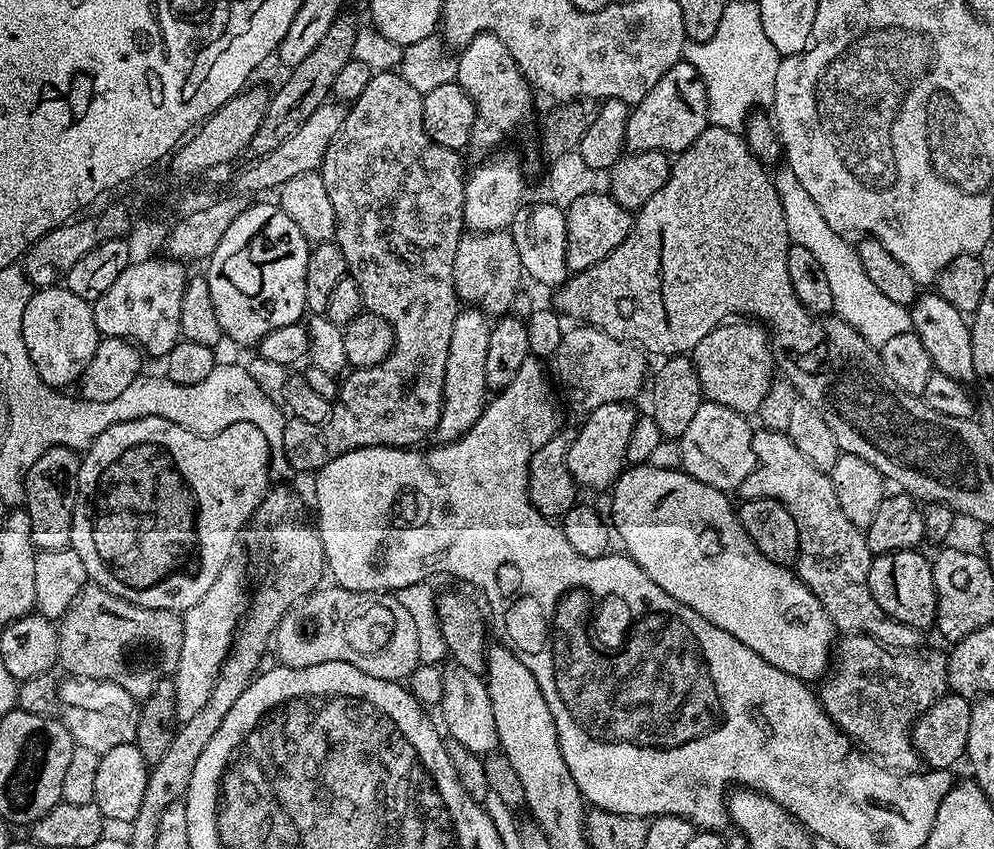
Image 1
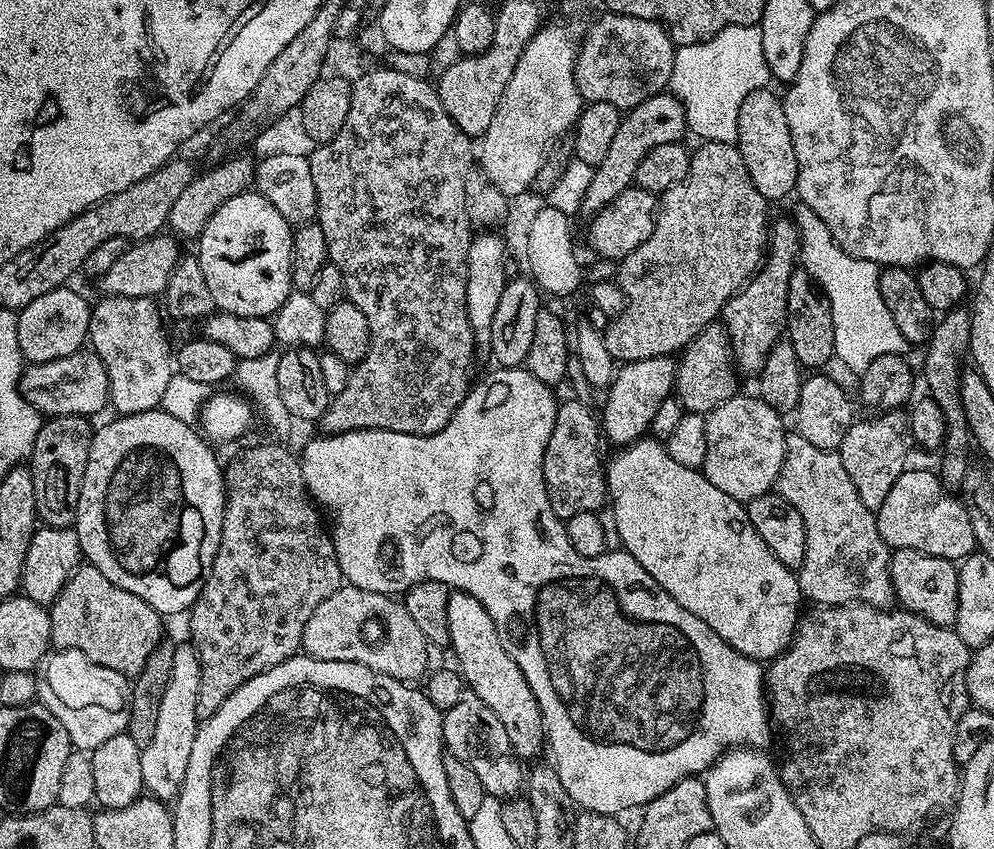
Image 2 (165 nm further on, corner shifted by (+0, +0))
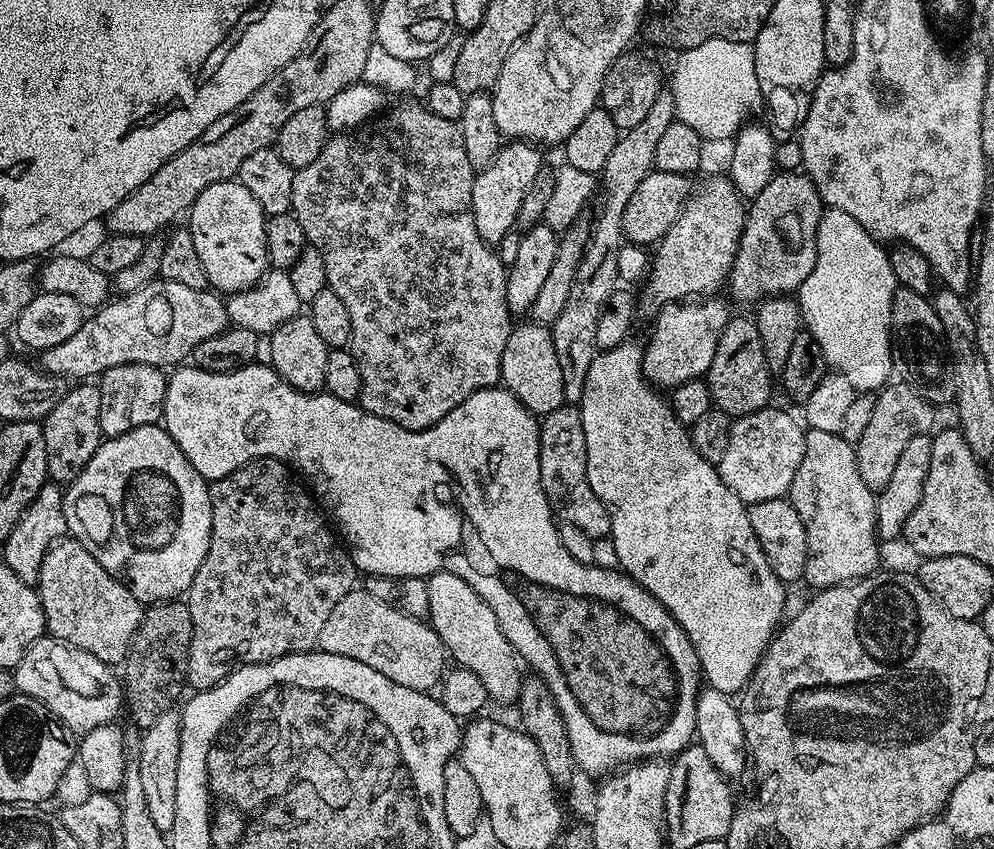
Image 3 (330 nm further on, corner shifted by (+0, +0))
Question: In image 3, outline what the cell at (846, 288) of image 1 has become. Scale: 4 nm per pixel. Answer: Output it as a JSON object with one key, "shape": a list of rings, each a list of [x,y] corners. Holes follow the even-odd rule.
{"shape":[[[825,207],[818,222],[814,270],[798,290],[798,303],[803,327],[818,342],[825,365],[841,372],[857,393],[875,393],[889,383],[888,375],[893,375],[890,306],[897,287],[885,245],[850,218],[846,210]]]}

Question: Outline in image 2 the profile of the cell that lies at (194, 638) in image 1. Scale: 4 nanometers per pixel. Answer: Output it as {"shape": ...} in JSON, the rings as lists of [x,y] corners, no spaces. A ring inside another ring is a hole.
{"shape":[[[177,643],[174,647],[174,666],[170,670],[170,682],[162,693],[162,702],[158,702],[158,722],[154,729],[154,738],[140,750],[142,758],[142,782],[144,783],[147,795],[165,802],[175,801],[180,794],[180,788],[186,778],[186,766],[190,762],[190,750],[194,750],[194,738],[198,721],[198,682],[200,681],[200,667],[196,650],[191,643]]]}

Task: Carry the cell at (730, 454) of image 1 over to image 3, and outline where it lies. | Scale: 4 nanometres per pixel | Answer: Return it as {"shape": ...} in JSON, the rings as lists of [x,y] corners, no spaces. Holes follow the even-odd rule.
{"shape":[[[775,406],[732,420],[730,443],[727,444],[726,454],[718,467],[722,482],[726,482],[726,486],[738,494],[742,503],[749,505],[766,502],[770,498],[787,497],[794,482],[794,474],[798,474],[798,462],[802,462],[804,449],[805,429],[801,421],[797,420]]]}

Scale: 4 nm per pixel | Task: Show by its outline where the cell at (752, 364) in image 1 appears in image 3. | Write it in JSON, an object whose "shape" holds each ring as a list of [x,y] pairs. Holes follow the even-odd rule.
{"shape":[[[781,171],[779,174],[773,175],[771,182],[762,190],[762,194],[751,197],[750,203],[746,208],[746,215],[744,218],[744,233],[740,236],[740,245],[736,251],[736,257],[732,263],[732,271],[729,272],[726,281],[727,287],[732,287],[731,299],[737,300],[740,304],[752,304],[777,294],[792,294],[800,289],[802,282],[806,282],[806,278],[810,278],[810,270],[814,270],[814,258],[816,257],[816,235],[818,234],[818,222],[820,221],[820,214],[822,211],[822,201],[818,190],[814,186],[814,182],[803,171]]]}

